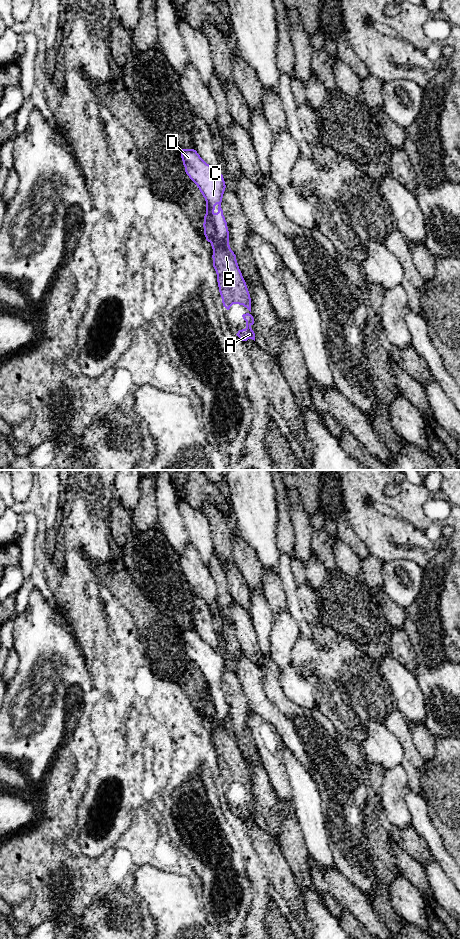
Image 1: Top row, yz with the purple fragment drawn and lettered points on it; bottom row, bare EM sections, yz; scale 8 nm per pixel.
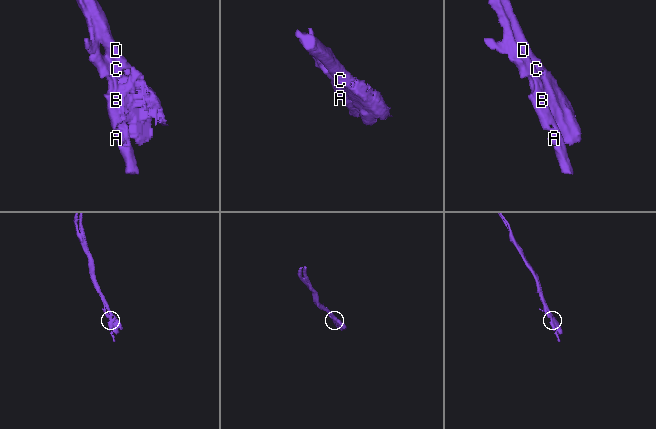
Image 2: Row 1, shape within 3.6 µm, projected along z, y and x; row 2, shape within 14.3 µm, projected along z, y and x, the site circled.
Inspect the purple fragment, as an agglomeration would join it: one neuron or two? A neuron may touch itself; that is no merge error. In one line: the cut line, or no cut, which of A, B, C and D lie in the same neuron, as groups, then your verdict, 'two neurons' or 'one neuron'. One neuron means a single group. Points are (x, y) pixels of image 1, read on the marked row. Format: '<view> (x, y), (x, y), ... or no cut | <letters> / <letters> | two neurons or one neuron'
yz (206, 204), (212, 217), (215, 239), (229, 248) | A B / C D | two neurons

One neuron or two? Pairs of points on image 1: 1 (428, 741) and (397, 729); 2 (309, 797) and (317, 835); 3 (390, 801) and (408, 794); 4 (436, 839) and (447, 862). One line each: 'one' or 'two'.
1: one
2: one
3: two
4: one

